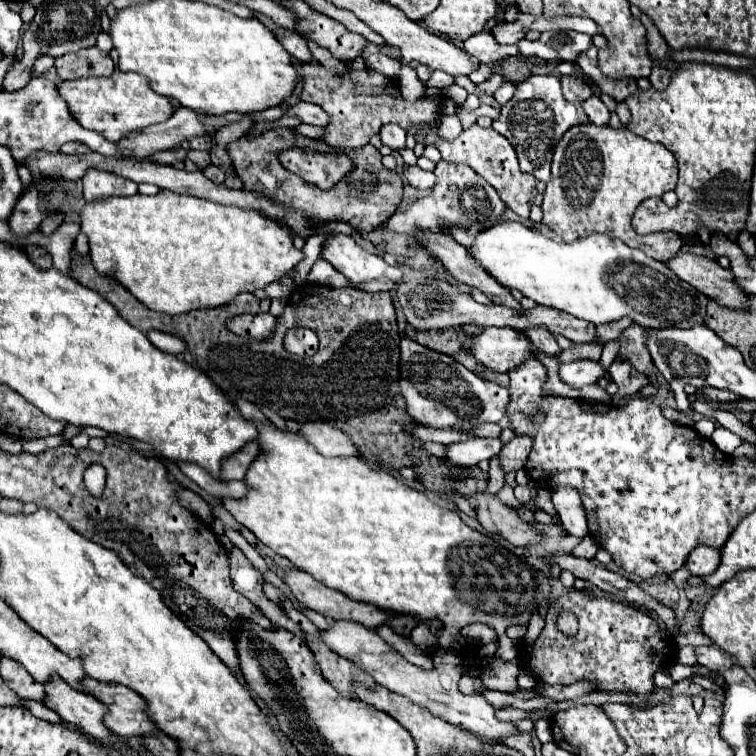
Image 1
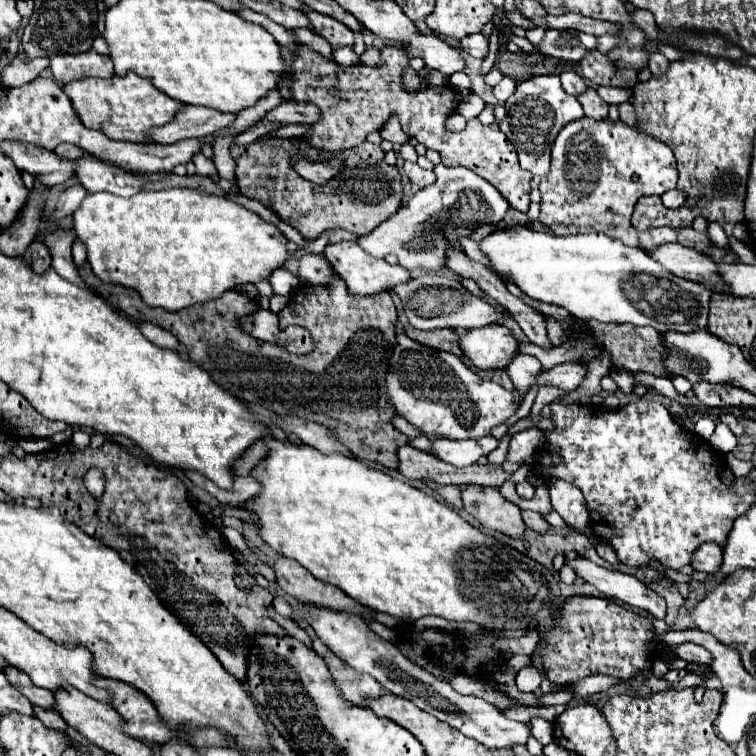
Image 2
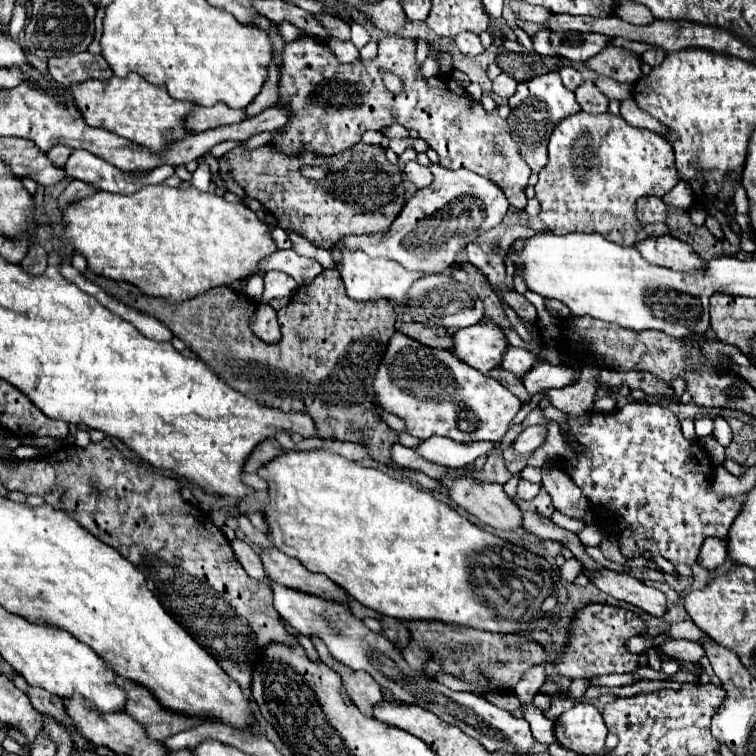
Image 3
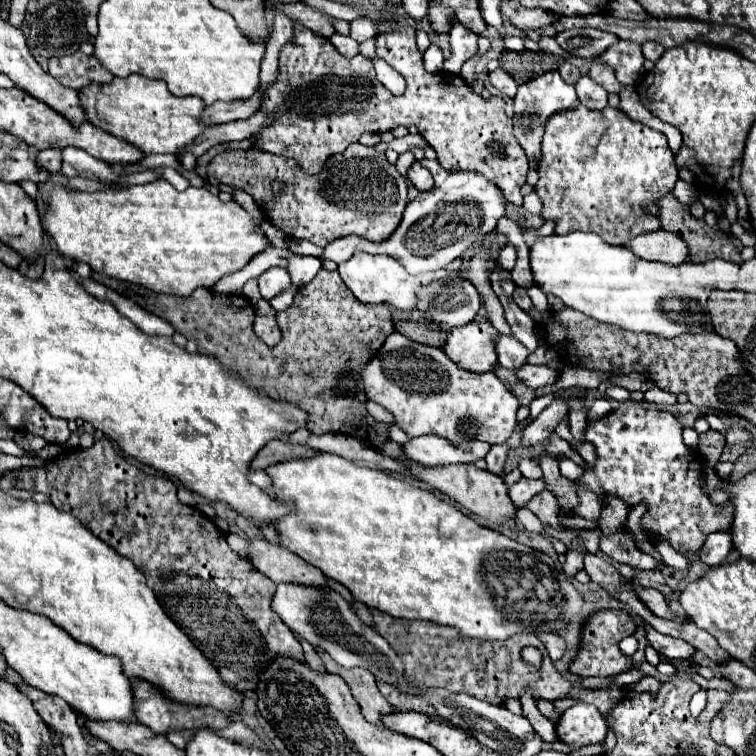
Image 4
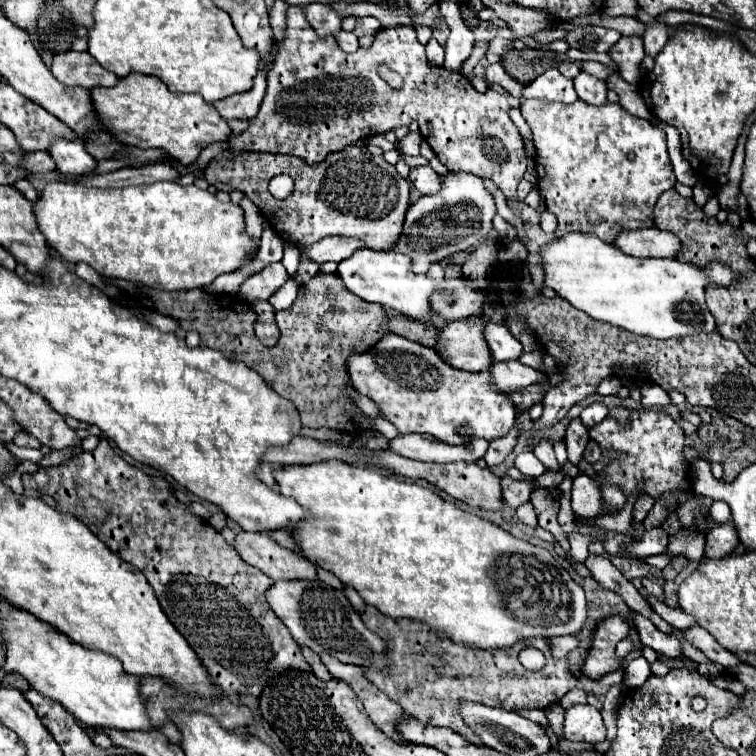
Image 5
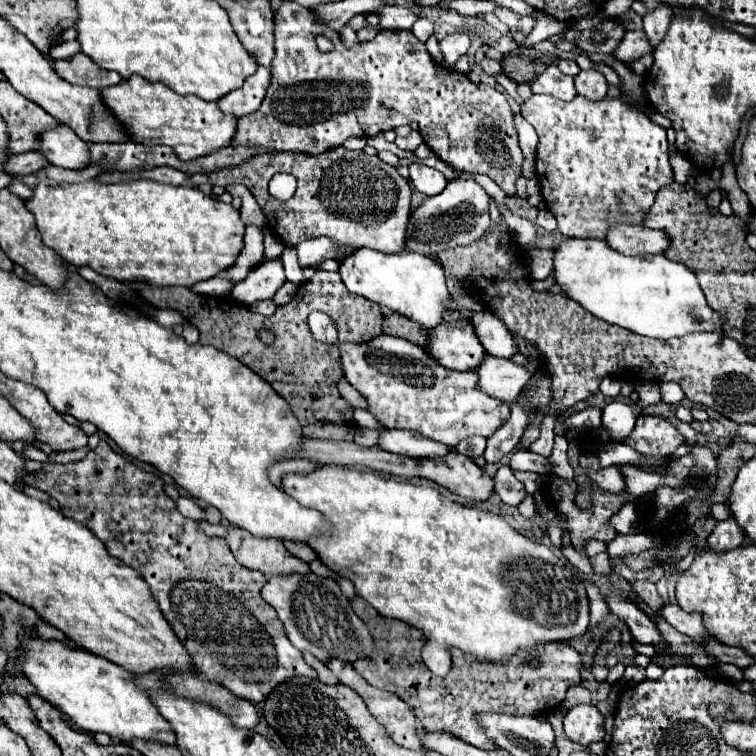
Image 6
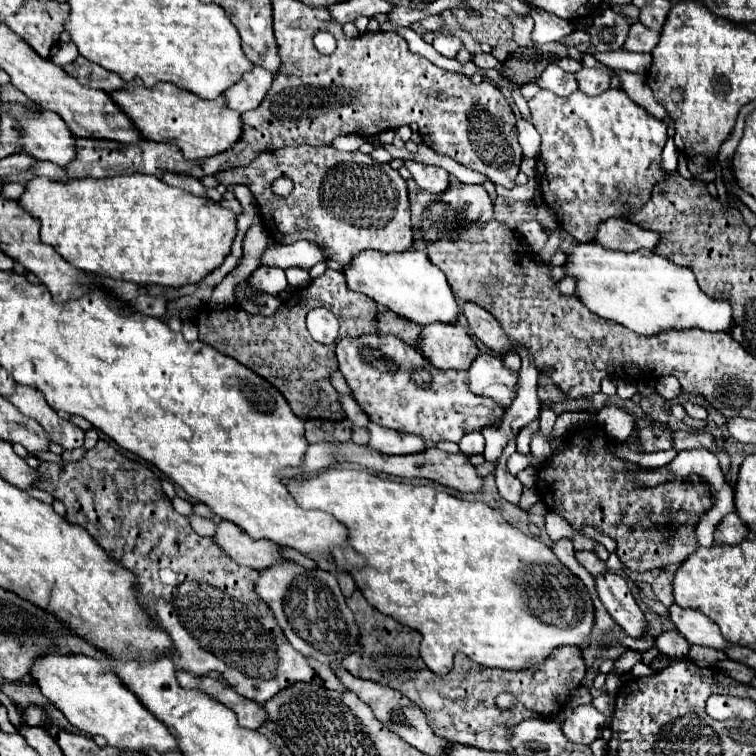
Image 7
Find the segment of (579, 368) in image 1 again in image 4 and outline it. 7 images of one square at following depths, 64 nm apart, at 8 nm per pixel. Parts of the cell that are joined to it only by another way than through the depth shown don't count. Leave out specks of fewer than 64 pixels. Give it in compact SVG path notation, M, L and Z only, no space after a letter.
M524 364L524 366L516 368L514 374L516 374L516 378L518 378L522 384L526 384L526 386L530 386L530 388L534 388L534 390L540 388L540 386L552 384L552 382L558 378L556 370L552 370L552 368L548 368L548 366L530 366L530 364Z

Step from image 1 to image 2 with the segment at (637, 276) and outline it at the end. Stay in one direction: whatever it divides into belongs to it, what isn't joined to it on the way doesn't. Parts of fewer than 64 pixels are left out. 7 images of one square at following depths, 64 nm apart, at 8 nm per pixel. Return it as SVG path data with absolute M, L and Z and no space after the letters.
M512 226L510 230L496 230L494 234L486 236L480 242L480 250L490 258L502 280L510 278L530 298L562 306L578 320L592 318L598 322L652 326L658 332L706 330L708 300L714 294L714 288L674 276L650 260L644 250L624 246L620 240L612 240L604 234L554 236L524 226Z

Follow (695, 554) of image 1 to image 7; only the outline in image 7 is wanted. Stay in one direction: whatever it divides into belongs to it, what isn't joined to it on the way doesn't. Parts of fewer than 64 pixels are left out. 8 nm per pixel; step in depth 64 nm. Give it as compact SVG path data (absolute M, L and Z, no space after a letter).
M736 512L726 514L714 532L716 544L738 544L750 536L750 528L740 520Z

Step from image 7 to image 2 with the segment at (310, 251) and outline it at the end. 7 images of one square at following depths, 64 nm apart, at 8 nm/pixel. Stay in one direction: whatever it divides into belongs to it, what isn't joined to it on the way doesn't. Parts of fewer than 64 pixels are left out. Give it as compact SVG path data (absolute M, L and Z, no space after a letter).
M444 164L434 166L438 174L436 182L418 190L392 218L380 224L372 234L360 236L356 244L362 246L374 258L394 254L398 264L408 270L436 272L446 268L448 248L458 248L462 236L470 236L482 224L498 224L506 210L508 200L484 178L468 168L448 168Z

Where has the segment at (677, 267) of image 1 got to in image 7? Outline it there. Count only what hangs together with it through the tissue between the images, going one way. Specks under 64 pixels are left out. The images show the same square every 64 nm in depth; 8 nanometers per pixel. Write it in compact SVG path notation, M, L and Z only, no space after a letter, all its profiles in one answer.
M610 218L608 222L598 224L594 242L610 250L636 252L640 248L652 250L658 244L658 234L644 230L626 218Z

